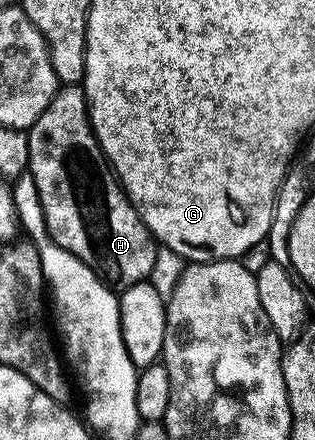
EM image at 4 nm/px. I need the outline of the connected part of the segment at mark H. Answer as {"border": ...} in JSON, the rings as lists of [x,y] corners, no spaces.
{"border":[[[63,85],[56,92],[55,97],[49,103],[49,107],[45,107],[45,111],[41,116],[31,124],[27,138],[29,139],[29,159],[31,160],[29,177],[35,180],[35,189],[39,192],[39,205],[43,208],[44,219],[47,220],[46,236],[56,241],[61,247],[65,247],[65,251],[77,255],[77,259],[81,259],[81,263],[88,265],[103,280],[104,285],[112,291],[122,291],[130,285],[137,284],[138,281],[148,280],[153,271],[153,259],[155,258],[157,242],[147,229],[145,222],[139,218],[138,209],[131,204],[130,197],[123,192],[123,186],[120,185],[119,178],[115,176],[107,158],[103,155],[103,148],[99,145],[99,140],[95,138],[95,132],[91,130],[91,117],[87,113],[87,95],[82,88],[79,85]]]}

